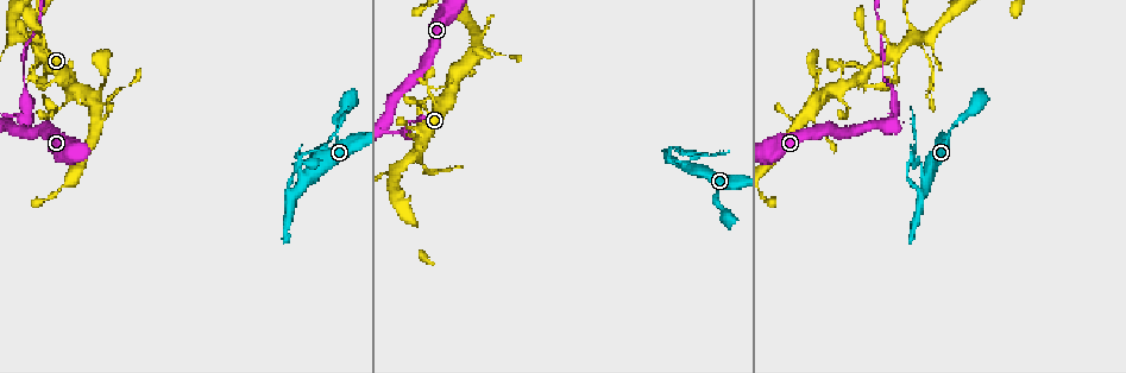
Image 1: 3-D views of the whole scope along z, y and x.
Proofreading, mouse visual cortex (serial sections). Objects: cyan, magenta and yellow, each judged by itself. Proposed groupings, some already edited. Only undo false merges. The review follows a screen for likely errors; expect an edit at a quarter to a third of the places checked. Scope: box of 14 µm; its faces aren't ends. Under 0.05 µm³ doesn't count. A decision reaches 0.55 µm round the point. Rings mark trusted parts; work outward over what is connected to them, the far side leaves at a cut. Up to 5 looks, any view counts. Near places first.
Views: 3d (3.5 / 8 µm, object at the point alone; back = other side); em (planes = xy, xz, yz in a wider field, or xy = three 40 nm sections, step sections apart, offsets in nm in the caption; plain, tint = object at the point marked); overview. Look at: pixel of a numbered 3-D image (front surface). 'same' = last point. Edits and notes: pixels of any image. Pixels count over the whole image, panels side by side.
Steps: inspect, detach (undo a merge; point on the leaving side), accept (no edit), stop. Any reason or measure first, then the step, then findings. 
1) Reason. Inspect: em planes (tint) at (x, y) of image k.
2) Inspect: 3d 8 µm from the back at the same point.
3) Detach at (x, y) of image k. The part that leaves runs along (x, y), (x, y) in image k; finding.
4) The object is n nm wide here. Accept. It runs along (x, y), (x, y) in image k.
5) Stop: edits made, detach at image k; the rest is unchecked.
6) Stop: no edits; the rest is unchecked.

Four-way junction. Inspect: 3d 3.5 µm at (37, 37) of image 1.

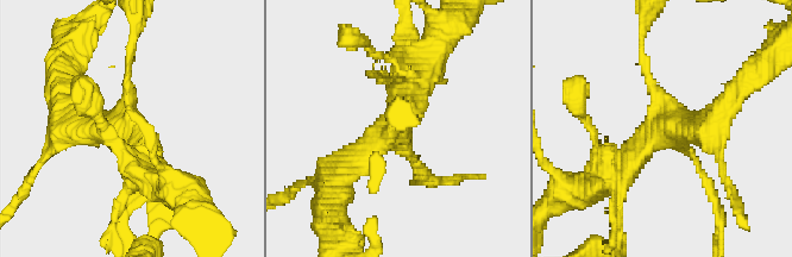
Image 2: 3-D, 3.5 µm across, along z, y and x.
Need the tissue. Inspect: em xy step 3 (tint) at (392, 129) of image 2.

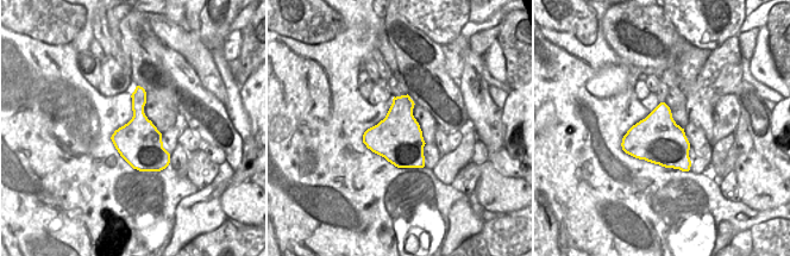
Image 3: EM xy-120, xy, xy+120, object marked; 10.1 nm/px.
Inspect: em xy step 5 (tint) at the same point.

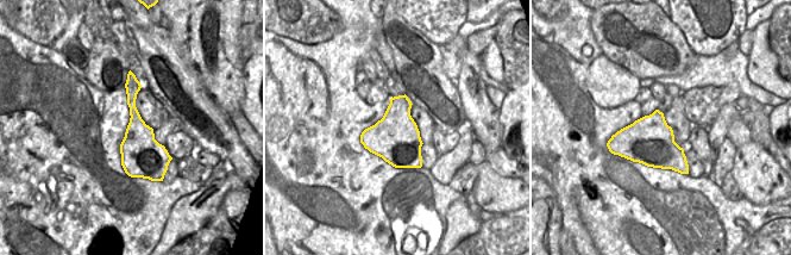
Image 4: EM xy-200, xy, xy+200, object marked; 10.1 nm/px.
4 arms meet here; the arms are 100, 100, 350, 400 nm wide. Accept. It runs along (425, 70), (407, 113), (337, 177) in image 2; continuous, no second cell.

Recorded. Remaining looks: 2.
Thick turns thin. Inspect: 3d 3.5 µm at (673, 164) of image 1.

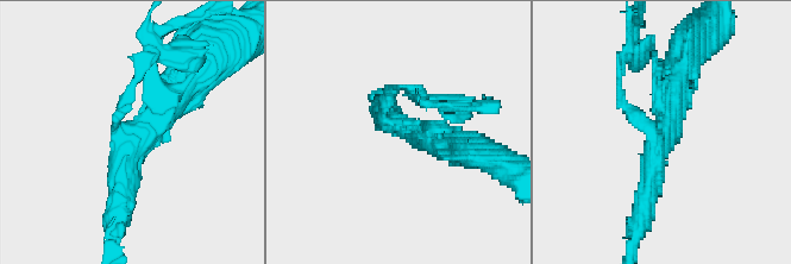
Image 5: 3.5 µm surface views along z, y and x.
3 arms meet here; the arms are 150, 300, 400 nm wide. Inspect: em xy step 1 (tint) at (140, 134) of image 5.

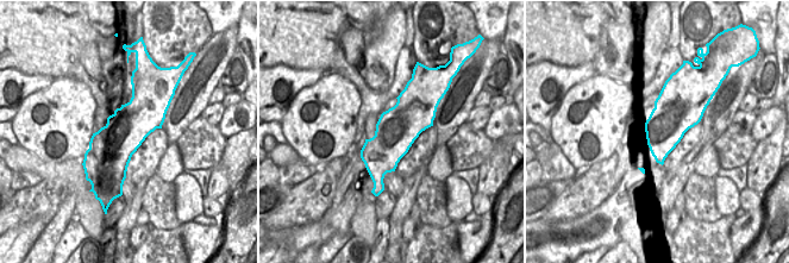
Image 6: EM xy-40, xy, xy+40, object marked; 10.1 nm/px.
Detach at (137, 77) of image 5. The part that leaves runs along (121, 111), (158, 33) in image 5; a second cell is stuck on.

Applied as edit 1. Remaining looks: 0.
Stop: edits made, detach at image 5; the rest is unchecked.

